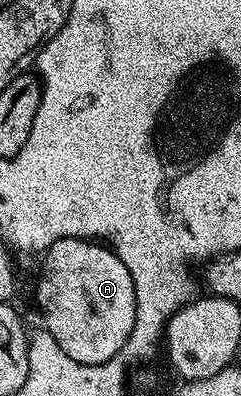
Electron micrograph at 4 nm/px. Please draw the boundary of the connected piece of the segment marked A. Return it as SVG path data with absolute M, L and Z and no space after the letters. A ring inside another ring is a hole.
M60 238L41 259L42 274L34 297L42 312L41 324L60 343L60 351L85 365L99 365L119 356L132 335L138 310L128 267L105 244L80 238Z

